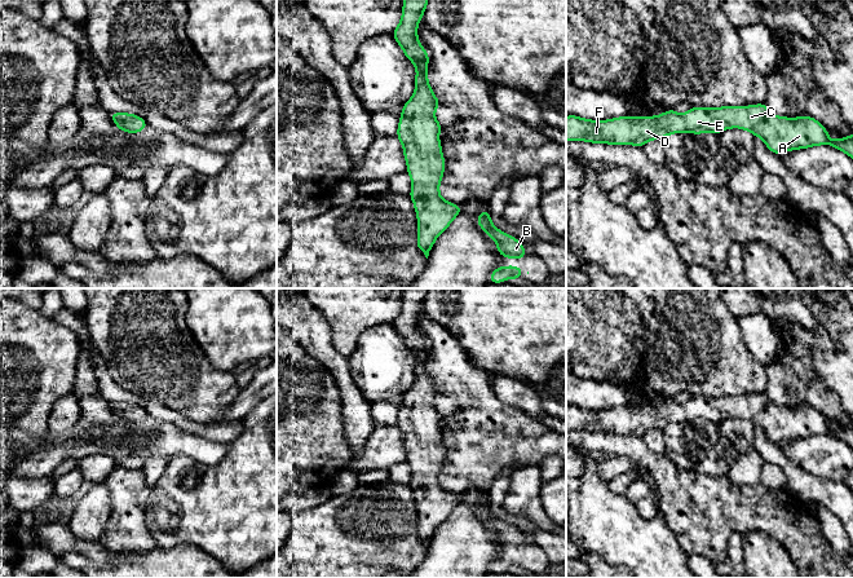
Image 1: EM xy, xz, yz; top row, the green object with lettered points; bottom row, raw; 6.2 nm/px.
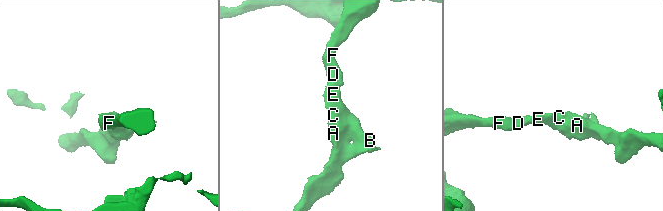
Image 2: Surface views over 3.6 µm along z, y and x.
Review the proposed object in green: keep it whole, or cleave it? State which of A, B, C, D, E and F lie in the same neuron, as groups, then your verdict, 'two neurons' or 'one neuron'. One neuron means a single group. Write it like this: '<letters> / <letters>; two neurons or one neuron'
A B C D E F; one neuron

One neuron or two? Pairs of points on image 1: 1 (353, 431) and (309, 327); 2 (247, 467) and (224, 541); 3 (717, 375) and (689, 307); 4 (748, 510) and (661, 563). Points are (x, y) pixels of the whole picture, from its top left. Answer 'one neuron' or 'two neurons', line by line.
1: one neuron
2: one neuron
3: one neuron
4: two neurons

